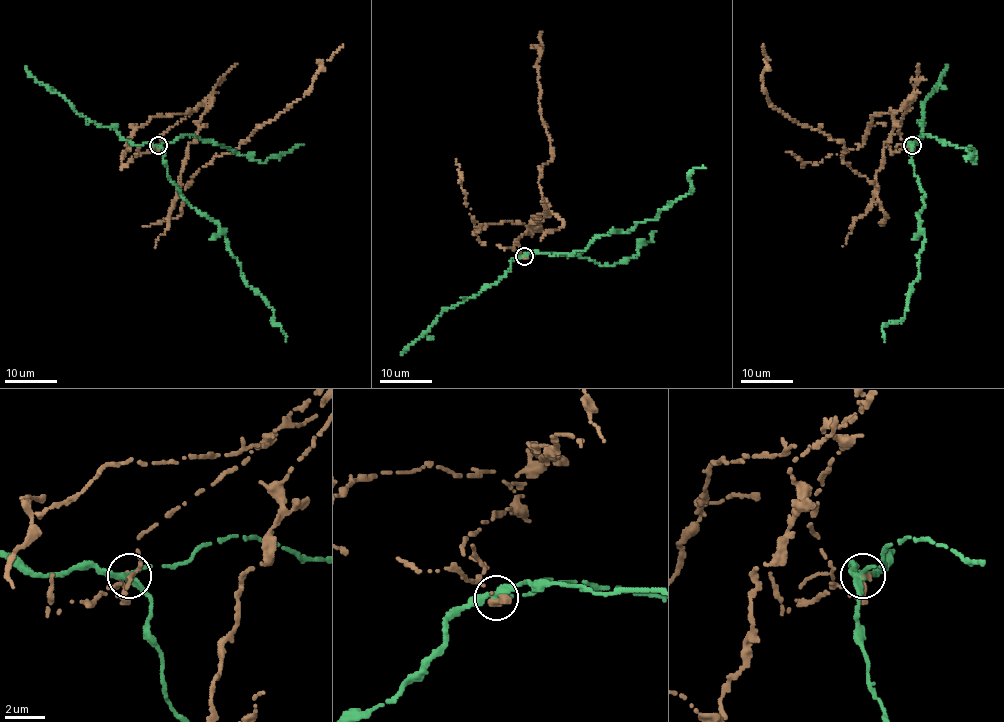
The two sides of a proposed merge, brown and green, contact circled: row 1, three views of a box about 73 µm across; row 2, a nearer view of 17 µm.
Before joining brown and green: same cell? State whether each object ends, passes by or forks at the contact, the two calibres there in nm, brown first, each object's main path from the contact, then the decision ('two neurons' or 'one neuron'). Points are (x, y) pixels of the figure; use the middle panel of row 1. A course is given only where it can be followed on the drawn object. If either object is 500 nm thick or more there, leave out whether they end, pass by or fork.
brown ends | green forks | 360/280 nm | brown via (524, 256), (517, 239), (550, 212), (538, 183), (552, 160), (542, 31) | green via (524, 256), (570, 255), (596, 237), (626, 233), (693, 190), (689, 172), (704, 168) | two neurons

